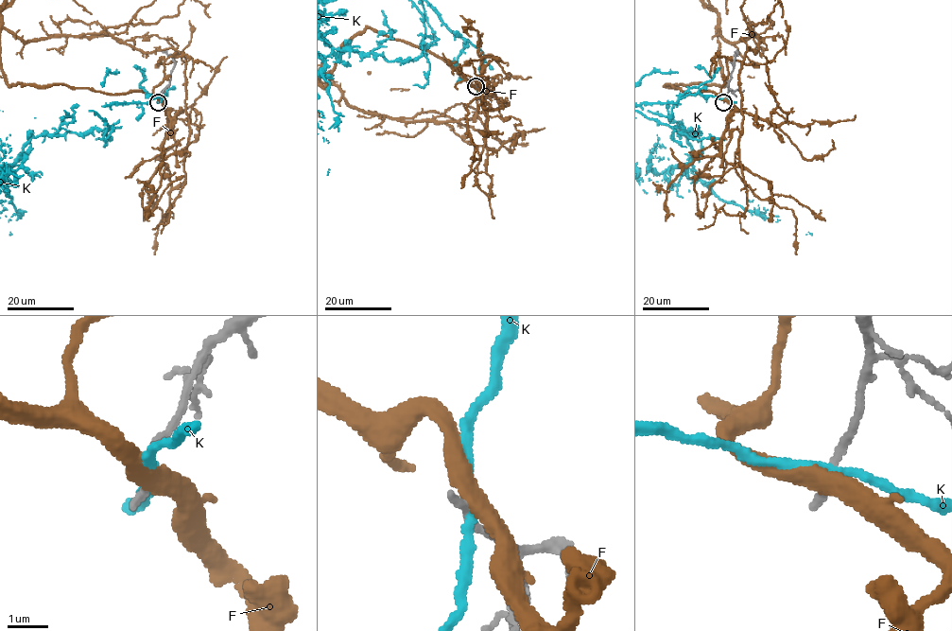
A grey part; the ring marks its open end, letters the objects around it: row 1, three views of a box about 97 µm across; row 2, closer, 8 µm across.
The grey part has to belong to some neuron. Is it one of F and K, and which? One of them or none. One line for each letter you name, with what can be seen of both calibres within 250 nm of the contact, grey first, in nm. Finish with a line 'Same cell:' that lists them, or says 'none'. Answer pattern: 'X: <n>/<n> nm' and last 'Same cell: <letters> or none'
Same cell: none

